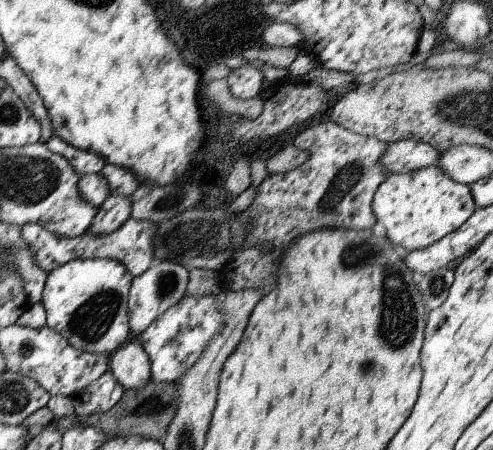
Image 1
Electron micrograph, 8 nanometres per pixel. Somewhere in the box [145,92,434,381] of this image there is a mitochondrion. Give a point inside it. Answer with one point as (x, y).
(397, 323)

